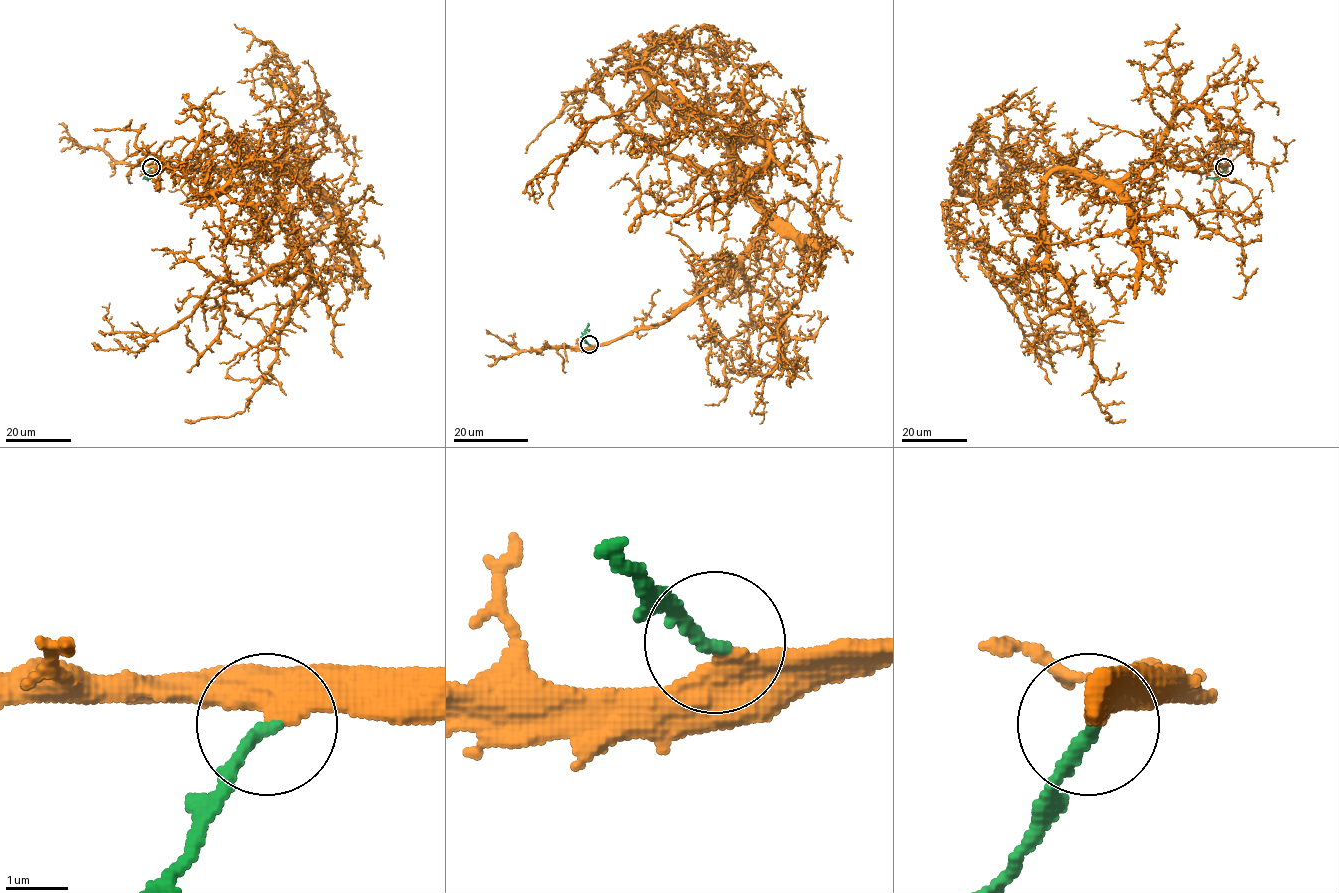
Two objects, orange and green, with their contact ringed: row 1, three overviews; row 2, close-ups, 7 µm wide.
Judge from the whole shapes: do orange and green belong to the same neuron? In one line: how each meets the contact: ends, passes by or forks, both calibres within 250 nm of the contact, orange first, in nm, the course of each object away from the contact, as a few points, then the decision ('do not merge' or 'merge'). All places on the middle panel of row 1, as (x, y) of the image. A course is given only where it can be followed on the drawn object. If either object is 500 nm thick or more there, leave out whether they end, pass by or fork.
500/200 nm | orange via (590, 345), (663, 323), (762, 233), (729, 152), (753, 137), (659, 83), (585, 126), (534, 193) | green via (590, 345), (584, 339), (584, 330), (589, 323) | merge

